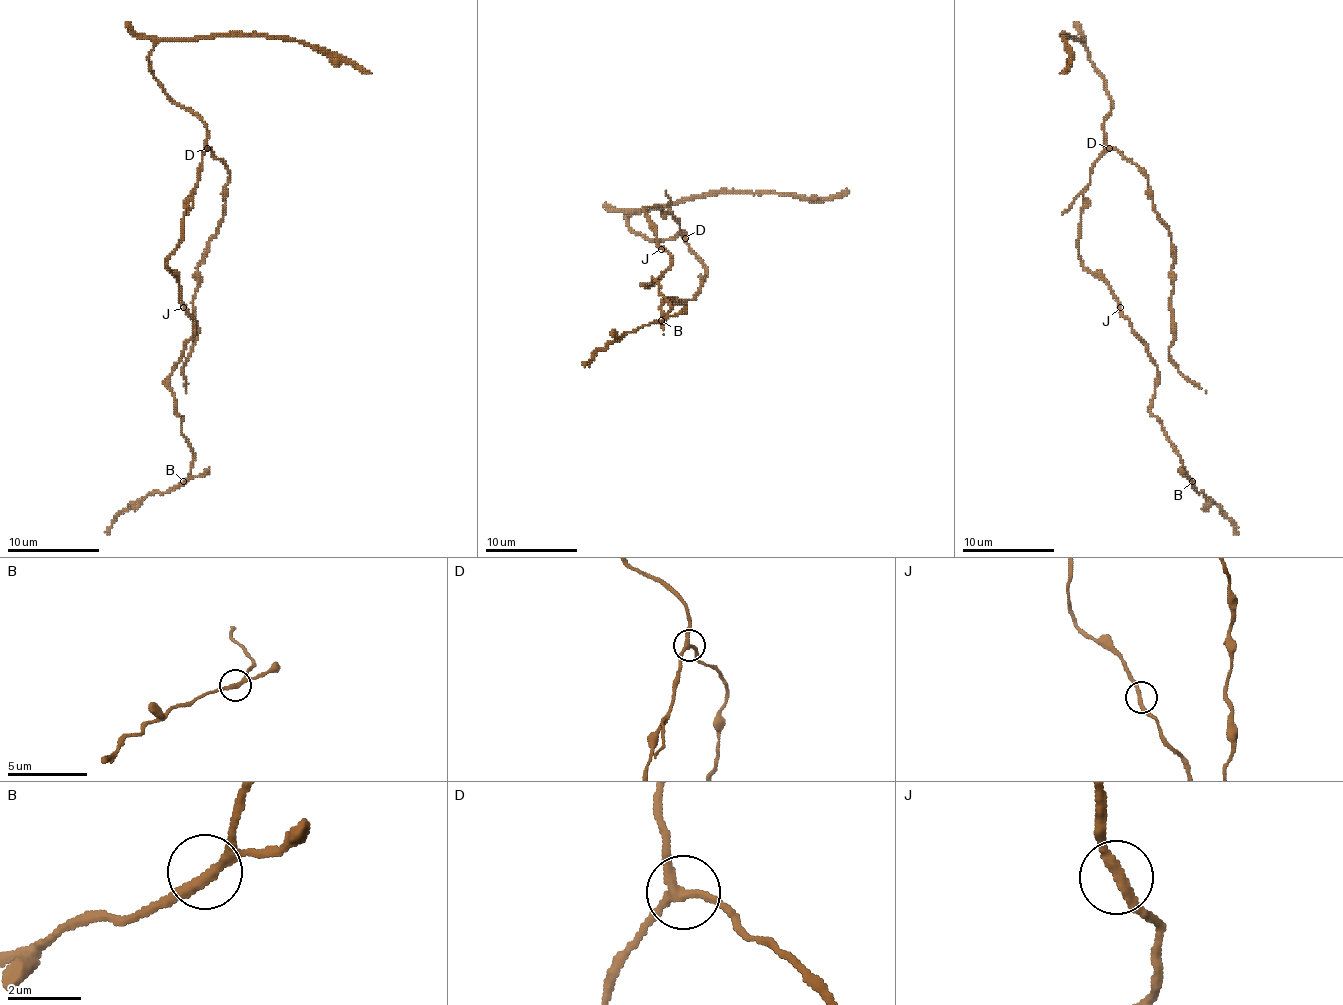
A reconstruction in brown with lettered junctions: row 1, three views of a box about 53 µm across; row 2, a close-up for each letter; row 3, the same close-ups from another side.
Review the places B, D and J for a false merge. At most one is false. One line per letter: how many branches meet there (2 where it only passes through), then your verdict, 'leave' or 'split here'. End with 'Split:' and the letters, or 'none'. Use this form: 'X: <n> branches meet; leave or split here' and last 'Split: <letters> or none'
B: 3 branches meet; leave
D: 3 branches meet; leave
J: 2 branches meet; leave
Split: none

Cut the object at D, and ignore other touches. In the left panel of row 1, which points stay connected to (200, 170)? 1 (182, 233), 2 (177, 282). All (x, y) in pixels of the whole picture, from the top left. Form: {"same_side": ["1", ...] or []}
{"same_side": ["1", "2"]}

